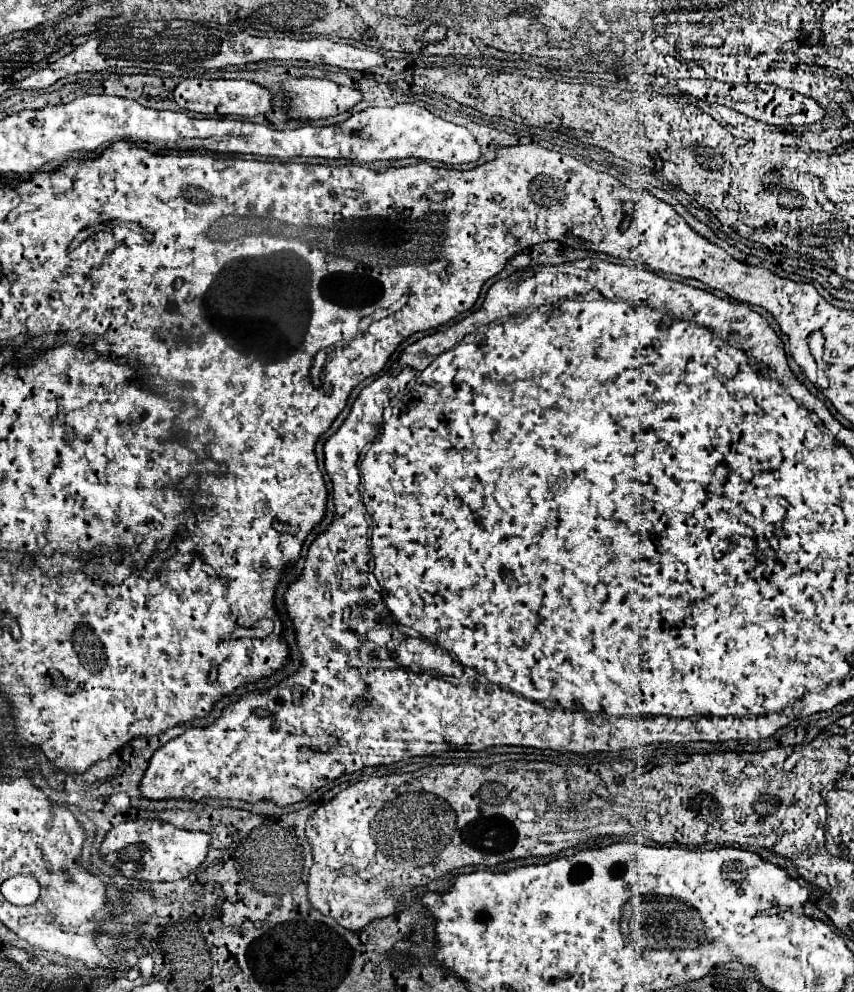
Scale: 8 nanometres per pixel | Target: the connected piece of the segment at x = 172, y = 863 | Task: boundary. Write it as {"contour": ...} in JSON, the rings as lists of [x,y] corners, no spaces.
{"contour":[[[135,819],[113,827],[99,853],[125,877],[143,881],[177,881],[195,871],[207,857],[211,835],[205,831],[187,831],[159,819]]]}

